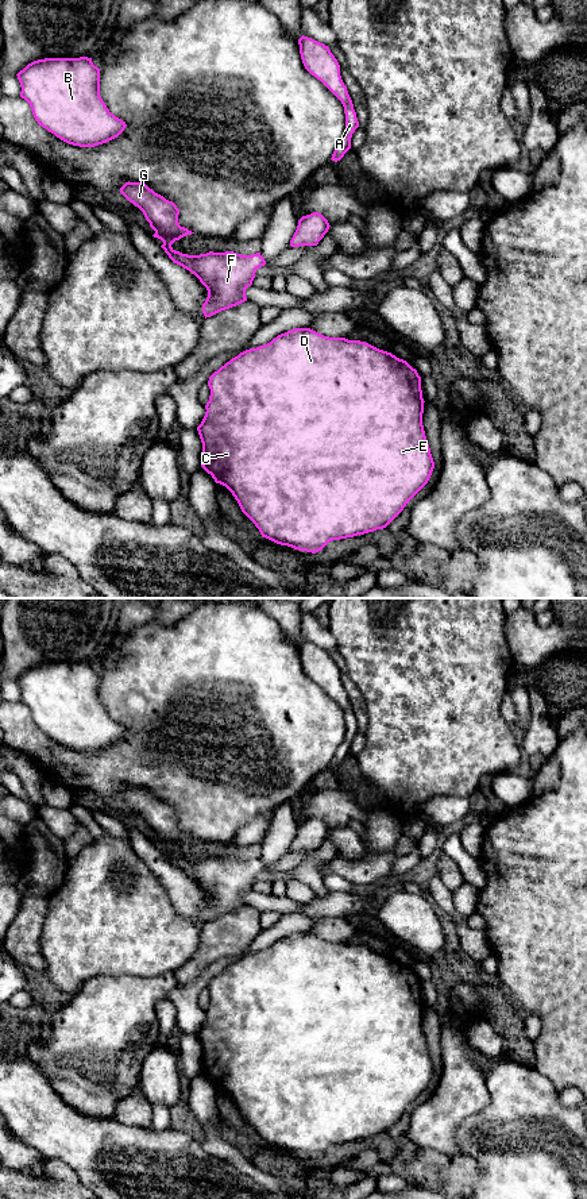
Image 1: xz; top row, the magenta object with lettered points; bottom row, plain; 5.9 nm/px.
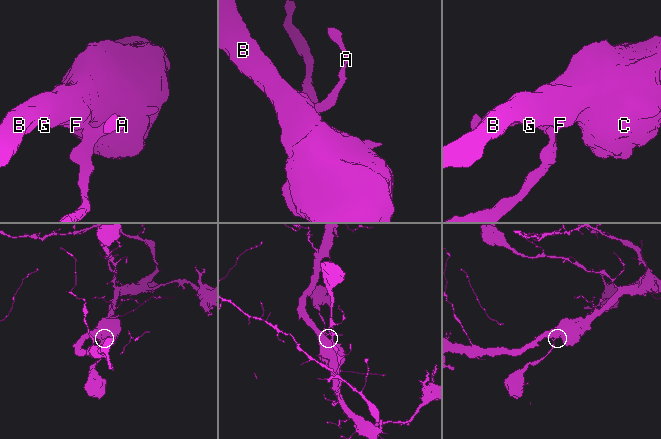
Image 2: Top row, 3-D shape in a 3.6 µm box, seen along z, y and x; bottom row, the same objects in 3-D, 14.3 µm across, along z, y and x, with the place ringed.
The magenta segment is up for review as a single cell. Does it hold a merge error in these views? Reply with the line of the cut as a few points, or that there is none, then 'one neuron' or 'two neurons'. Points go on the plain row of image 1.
cut none; one neuron

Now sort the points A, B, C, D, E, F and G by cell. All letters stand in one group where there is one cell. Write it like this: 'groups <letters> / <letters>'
groups A B C D E F G

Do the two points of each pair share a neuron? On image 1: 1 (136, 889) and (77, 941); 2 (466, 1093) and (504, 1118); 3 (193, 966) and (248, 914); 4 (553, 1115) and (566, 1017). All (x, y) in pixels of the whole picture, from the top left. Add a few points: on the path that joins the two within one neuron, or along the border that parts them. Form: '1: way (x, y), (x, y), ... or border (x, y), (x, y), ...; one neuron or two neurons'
1: way (122, 903), (92, 928); one neuron
2: border (486, 1074), (489, 1102), (459, 1124); two neurons
3: way (207, 953), (235, 928); one neuron
4: border (533, 1068), (557, 1093); two neurons

